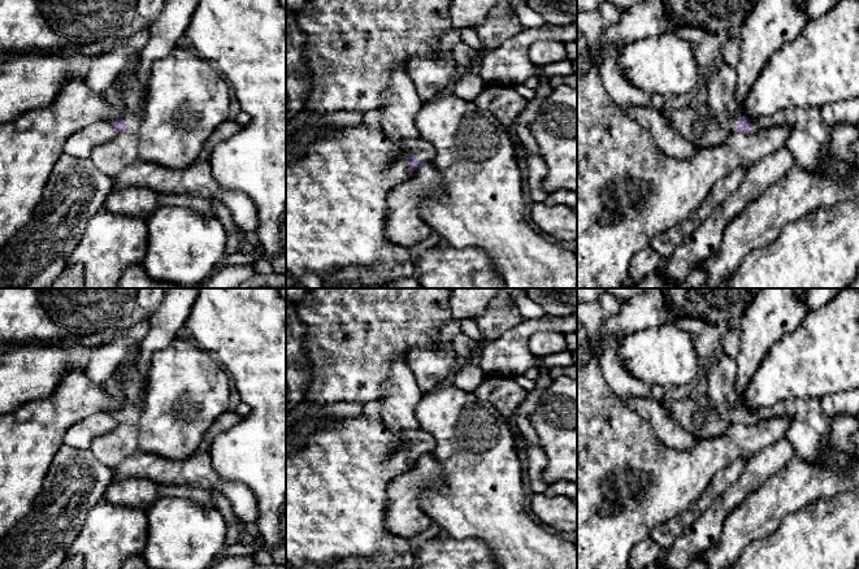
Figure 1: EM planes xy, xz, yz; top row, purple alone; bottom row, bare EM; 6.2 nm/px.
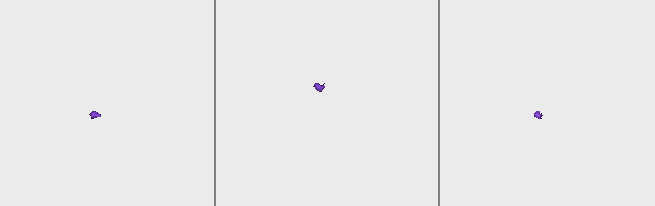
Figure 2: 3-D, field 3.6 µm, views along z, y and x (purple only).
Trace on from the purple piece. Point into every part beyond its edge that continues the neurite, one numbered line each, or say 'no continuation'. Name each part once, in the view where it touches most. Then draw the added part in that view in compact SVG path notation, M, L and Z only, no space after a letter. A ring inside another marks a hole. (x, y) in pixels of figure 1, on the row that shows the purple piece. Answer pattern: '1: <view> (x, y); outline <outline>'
1: xz (424, 151); outline M421 138L408 140L400 144L404 156L415 156L420 161L429 162L434 160L435 148L430 142Z
2: xz (399, 172); outline M407 158L396 160L385 173L382 184L385 188L392 191L396 186L412 179L416 175L416 171L417 170L409 166Z

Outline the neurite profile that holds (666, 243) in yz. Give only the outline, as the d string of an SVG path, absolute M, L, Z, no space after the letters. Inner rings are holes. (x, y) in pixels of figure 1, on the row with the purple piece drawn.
M738 168L728 177L717 181L707 199L687 220L667 233L651 238L650 246L663 257L664 261L668 261L684 239L698 229L717 207L738 190L746 170L746 168Z

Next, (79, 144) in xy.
M97 122L73 134L64 145L64 153L90 158L95 147L110 142L114 136L117 131L112 123Z

